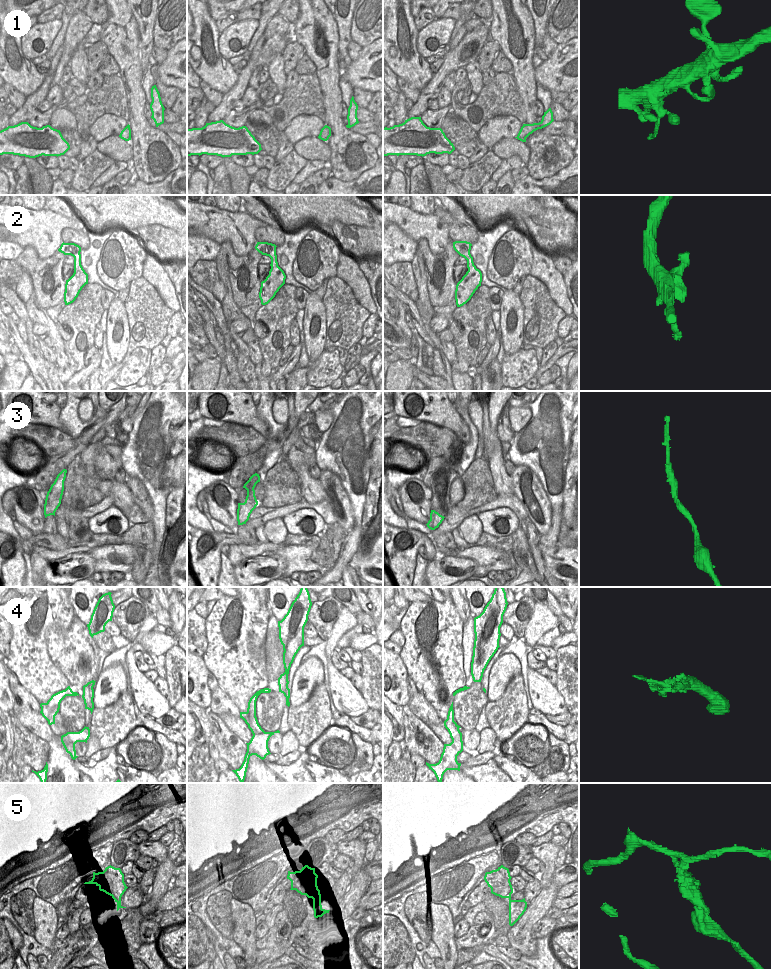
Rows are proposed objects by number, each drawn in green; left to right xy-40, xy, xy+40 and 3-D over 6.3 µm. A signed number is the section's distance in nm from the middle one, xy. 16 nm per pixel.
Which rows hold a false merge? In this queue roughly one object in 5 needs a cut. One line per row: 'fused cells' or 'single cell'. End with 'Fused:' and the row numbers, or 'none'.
1: single cell
2: single cell
3: single cell
4: single cell
5: fused cells
Fused: 5

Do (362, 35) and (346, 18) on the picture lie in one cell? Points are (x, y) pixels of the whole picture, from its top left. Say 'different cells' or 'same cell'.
different cells

